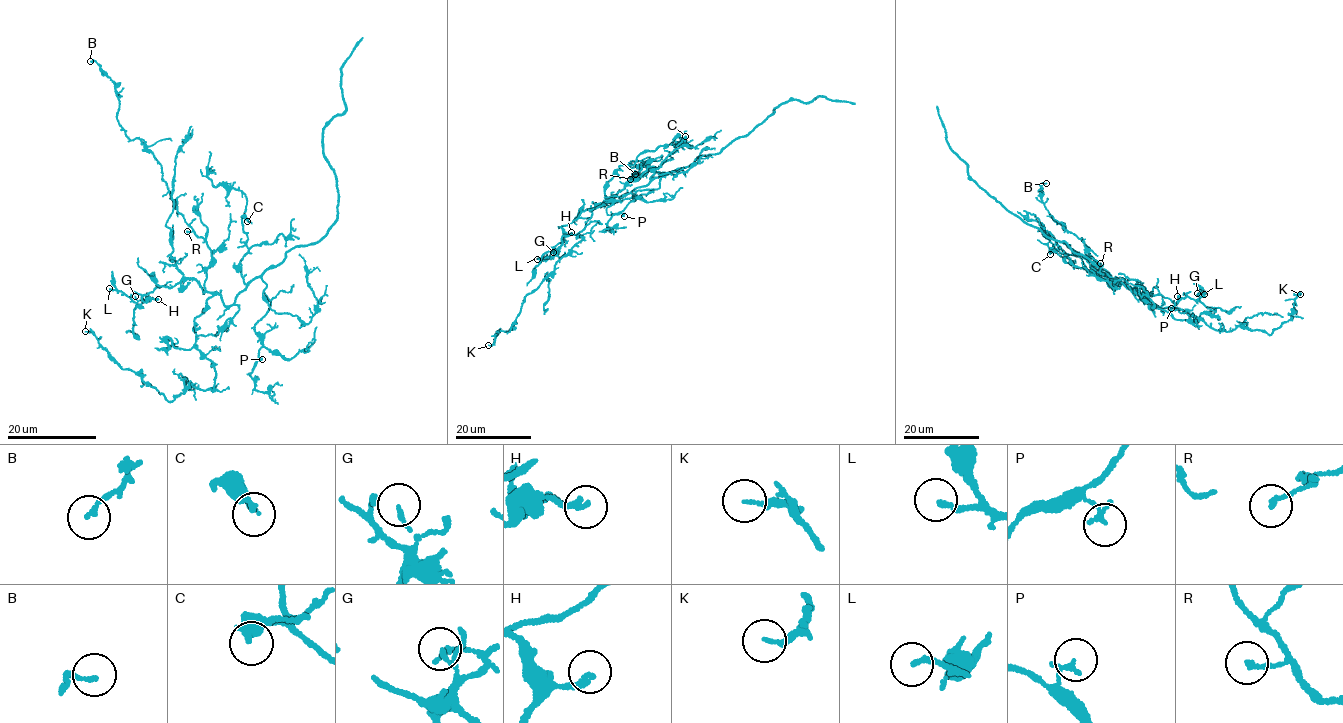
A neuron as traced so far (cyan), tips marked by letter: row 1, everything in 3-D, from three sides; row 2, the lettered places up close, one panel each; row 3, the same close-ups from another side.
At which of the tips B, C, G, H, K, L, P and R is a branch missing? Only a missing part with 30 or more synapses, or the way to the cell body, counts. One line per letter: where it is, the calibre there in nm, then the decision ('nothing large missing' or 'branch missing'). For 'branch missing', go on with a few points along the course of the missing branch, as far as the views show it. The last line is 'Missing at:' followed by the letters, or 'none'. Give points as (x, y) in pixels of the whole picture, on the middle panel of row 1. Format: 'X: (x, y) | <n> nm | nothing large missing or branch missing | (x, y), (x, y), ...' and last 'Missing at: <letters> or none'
B: (635, 174) | 150 nm | nothing large missing
C: (685, 136) | 280 nm | nothing large missing
G: (553, 252) | 140 nm | nothing large missing
H: (571, 232) | 220 nm | nothing large missing
K: (488, 345) | 160 nm | nothing large missing
L: (537, 259) | 180 nm | nothing large missing
P: (624, 216) | 180 nm | nothing large missing
R: (630, 179) | 160 nm | nothing large missing
Missing at: none

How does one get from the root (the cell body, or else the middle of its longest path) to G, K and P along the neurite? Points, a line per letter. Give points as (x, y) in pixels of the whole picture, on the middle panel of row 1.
G: (627, 194), (581, 212), (570, 223), (560, 227), (564, 237), (553, 252)
K: (627, 194), (592, 210), (577, 234), (583, 238), (527, 294), (508, 331), (500, 330), (488, 345)
P: (627, 194), (666, 173), (661, 174), (659, 188), (636, 191), (633, 200), (621, 211), (624, 216)

